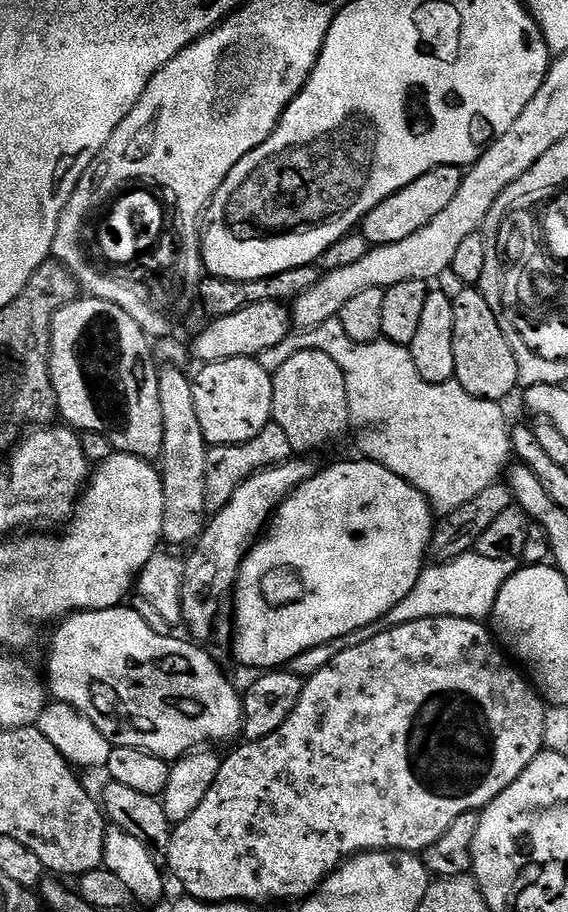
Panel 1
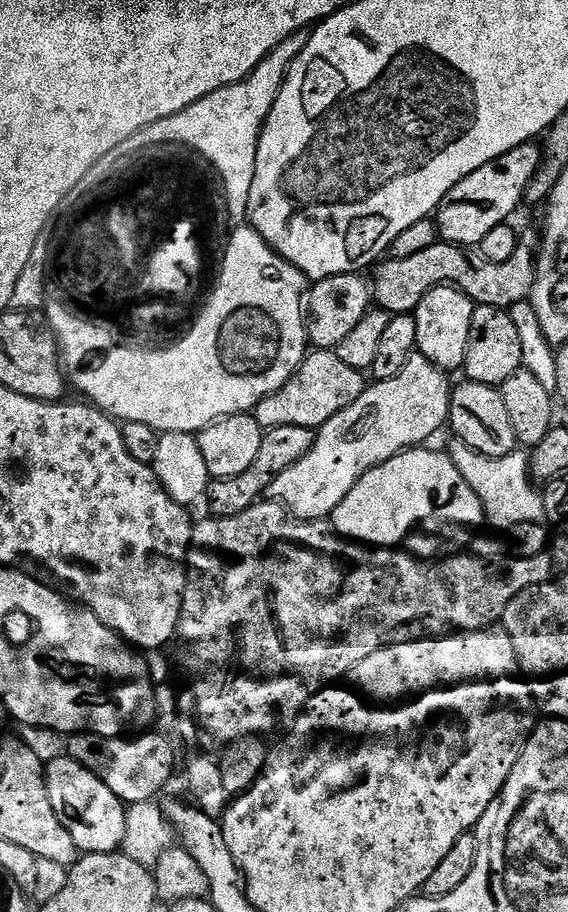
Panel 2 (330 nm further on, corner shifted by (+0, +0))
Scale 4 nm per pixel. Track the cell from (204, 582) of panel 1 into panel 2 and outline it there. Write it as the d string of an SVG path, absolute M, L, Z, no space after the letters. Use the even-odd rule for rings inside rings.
M417 354L406 362L402 374L369 383L358 402L334 414L330 422L318 429L312 449L270 482L267 499L284 505L298 520L331 517L338 502L354 490L362 474L400 452L431 441L428 439L447 425L453 389L448 380L443 370Z

